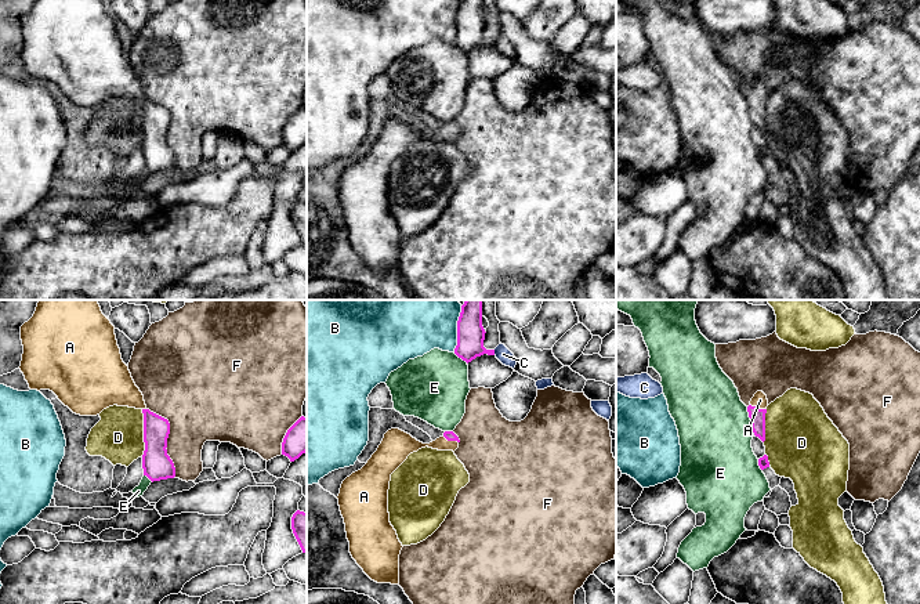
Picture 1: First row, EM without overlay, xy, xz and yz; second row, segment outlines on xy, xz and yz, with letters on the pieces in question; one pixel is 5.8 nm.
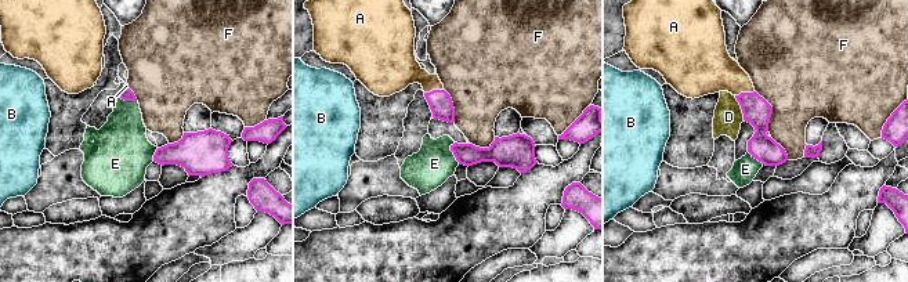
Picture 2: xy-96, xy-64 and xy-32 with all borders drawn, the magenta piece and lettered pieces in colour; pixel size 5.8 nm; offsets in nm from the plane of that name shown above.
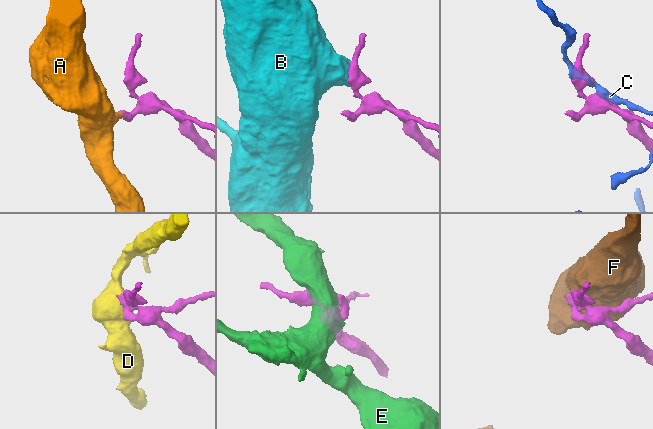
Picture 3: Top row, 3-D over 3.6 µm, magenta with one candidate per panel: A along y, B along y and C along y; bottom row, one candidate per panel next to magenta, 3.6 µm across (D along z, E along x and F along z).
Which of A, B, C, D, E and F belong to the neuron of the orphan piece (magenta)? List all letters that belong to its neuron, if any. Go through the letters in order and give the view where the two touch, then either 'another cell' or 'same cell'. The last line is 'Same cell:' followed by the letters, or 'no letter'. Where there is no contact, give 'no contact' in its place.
A: meets magenta in yz; same cell
B: meets magenta in xz; another cell
C: meets magenta in xz; another cell
D: meets magenta in xy; another cell
E: meets magenta in yz; another cell
F: meets magenta in xy; another cell
Same cell: A

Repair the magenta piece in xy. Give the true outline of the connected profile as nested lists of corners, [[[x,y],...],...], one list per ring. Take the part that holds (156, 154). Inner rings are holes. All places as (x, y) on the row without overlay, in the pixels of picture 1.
[[[36,0],[21,17],[21,30],[23,44],[19,59],[30,80],[52,82],[65,97],[80,106],[97,106],[113,95],[141,100],[144,166],[152,173],[175,167],[174,153],[166,140],[170,113],[146,98],[142,83],[122,50],[115,17],[101,0]]]

